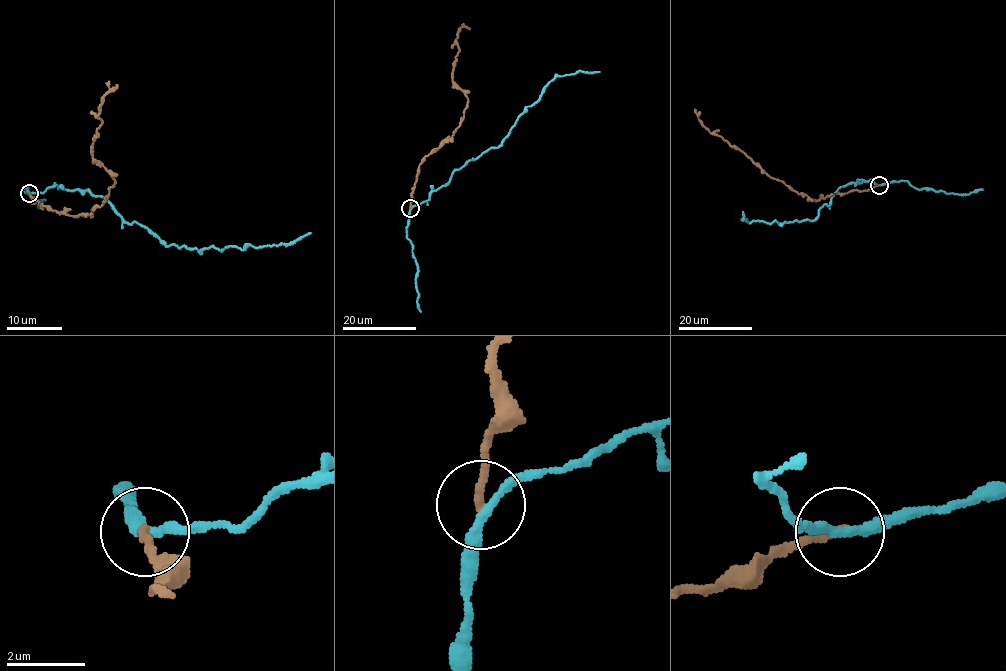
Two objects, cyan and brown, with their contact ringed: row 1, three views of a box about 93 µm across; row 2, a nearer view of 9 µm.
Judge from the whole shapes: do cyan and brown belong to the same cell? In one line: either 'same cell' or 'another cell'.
another cell

